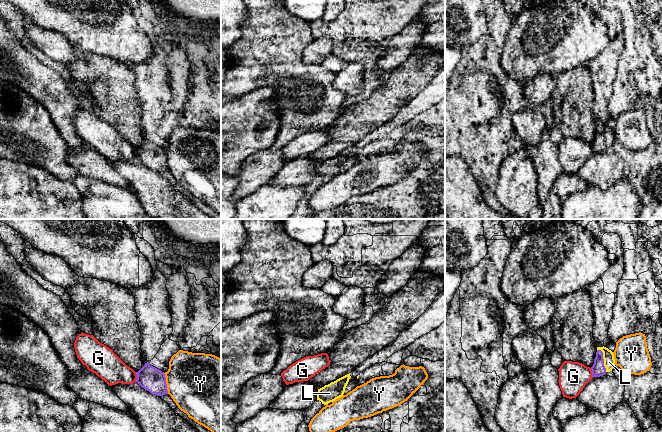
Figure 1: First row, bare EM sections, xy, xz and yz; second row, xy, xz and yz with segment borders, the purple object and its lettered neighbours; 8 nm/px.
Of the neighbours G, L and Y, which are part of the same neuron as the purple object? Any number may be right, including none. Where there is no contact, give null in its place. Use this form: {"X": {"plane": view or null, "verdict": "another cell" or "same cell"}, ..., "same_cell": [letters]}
{"G": {"plane": "xy", "verdict": "another cell"}, "L": {"plane": "yz", "verdict": "same cell"}, "Y": {"plane": "xy", "verdict": "another cell"}, "same_cell": ["L"]}

